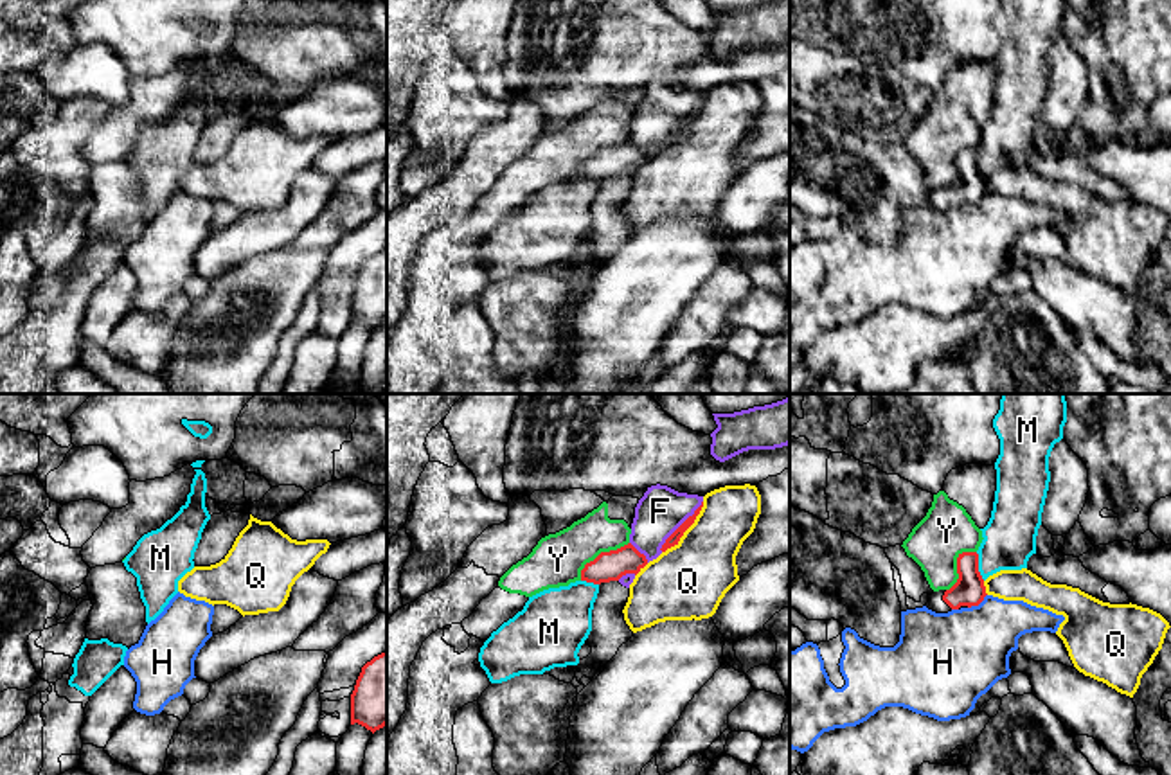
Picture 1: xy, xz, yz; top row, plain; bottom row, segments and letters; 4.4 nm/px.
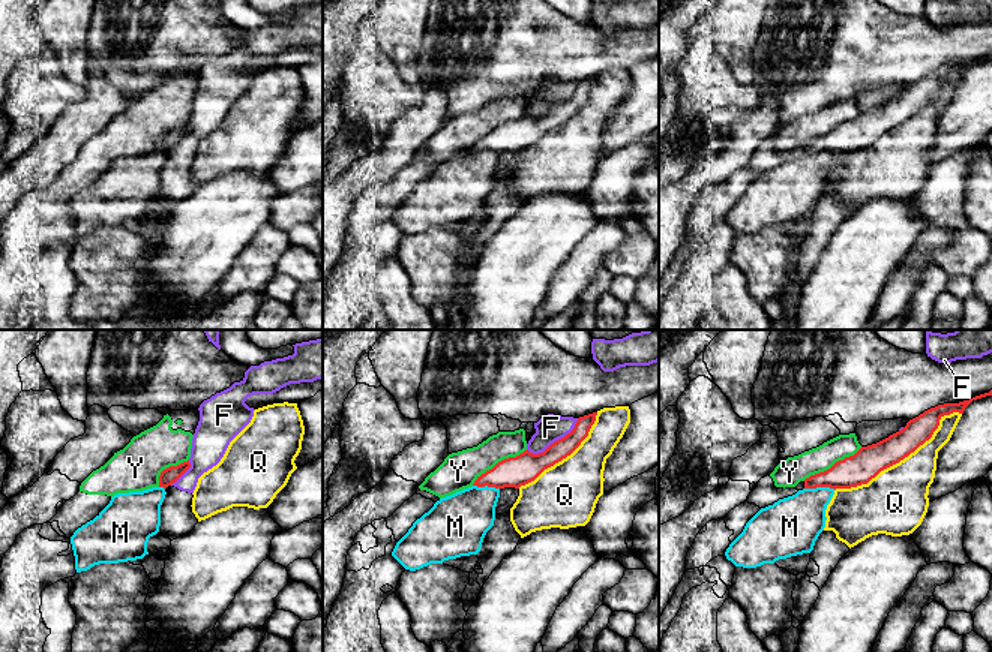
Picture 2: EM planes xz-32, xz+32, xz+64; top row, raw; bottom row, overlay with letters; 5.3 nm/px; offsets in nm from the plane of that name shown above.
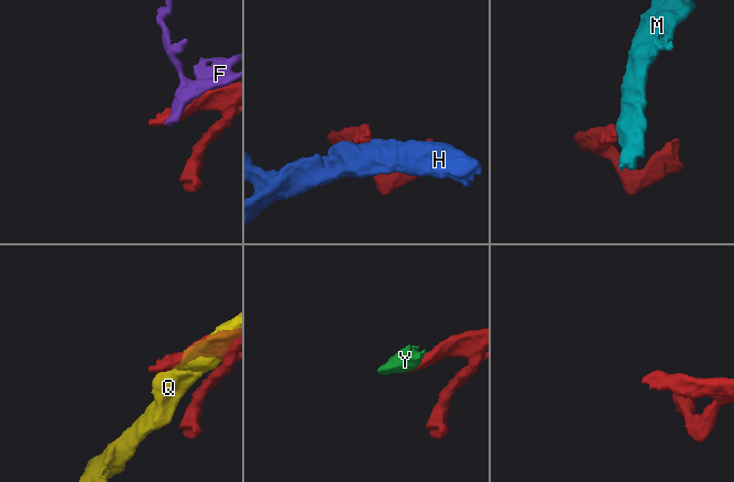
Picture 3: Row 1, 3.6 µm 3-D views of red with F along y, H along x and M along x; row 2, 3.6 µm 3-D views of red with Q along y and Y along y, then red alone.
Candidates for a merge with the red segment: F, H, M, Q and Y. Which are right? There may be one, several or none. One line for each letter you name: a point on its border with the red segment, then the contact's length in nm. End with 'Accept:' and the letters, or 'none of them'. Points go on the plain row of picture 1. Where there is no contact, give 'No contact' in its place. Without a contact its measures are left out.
Accept: none of them

